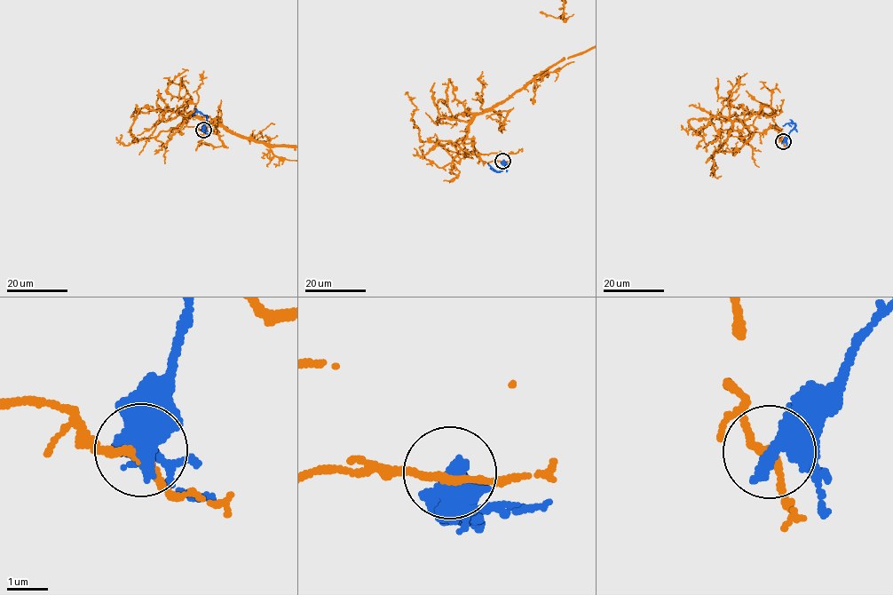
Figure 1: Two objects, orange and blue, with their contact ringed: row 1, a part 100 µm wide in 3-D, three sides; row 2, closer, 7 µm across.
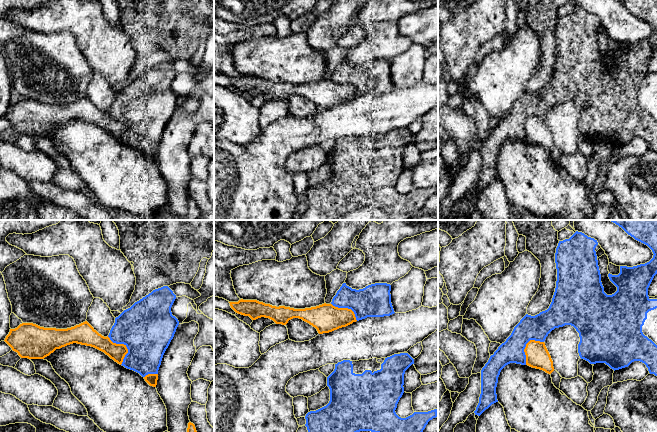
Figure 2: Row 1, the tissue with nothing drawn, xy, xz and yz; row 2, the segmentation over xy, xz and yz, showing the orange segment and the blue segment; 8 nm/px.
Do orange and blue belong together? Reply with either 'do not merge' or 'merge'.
do not merge

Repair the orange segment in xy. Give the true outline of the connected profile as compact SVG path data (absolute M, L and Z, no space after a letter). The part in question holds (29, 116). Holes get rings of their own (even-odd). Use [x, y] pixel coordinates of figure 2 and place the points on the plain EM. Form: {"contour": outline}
{"contour": "M87 97L67 105L44 104L33 99L22 99L10 105L4 116L21 134L44 135L67 121L77 119L94 123L118 140L122 140L128 125L99 110Z"}

